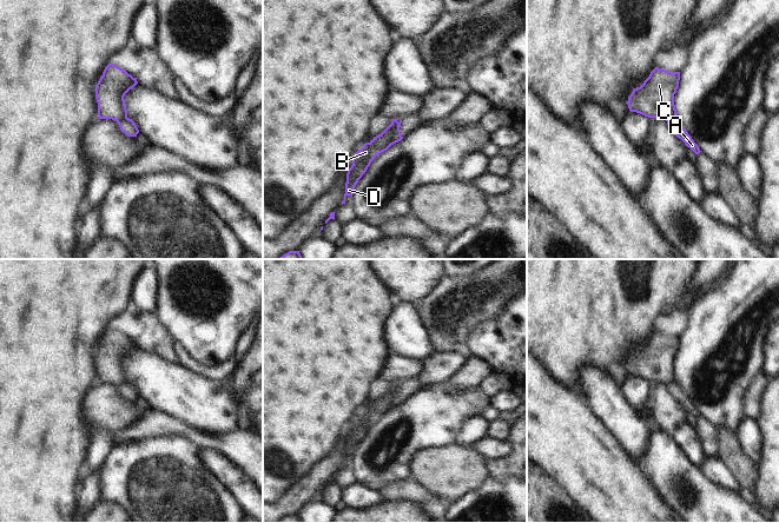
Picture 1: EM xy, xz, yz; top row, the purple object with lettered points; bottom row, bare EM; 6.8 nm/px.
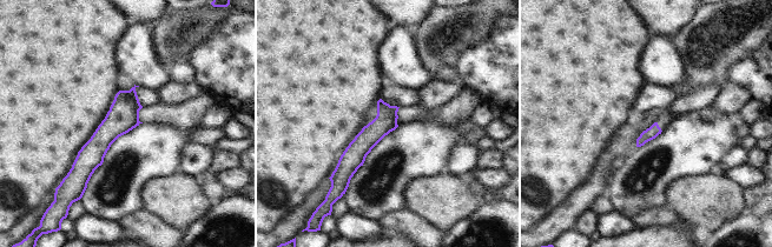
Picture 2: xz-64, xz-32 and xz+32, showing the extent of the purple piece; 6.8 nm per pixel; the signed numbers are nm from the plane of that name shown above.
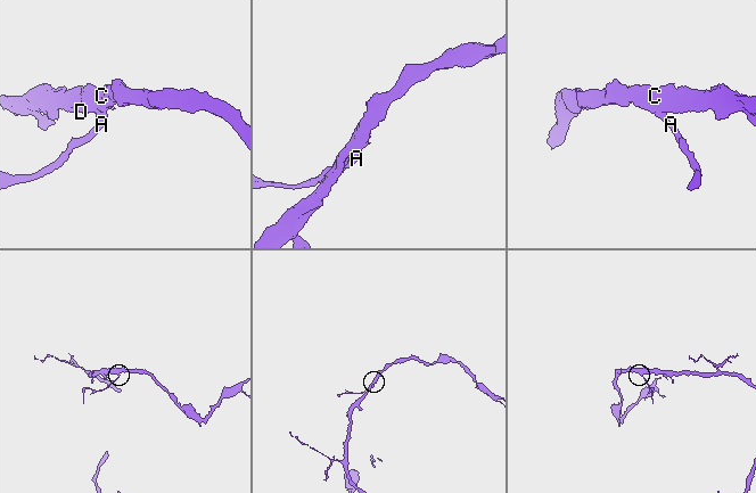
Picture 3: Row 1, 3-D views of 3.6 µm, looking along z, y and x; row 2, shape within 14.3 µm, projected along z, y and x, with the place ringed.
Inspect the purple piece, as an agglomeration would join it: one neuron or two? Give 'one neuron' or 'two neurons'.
two neurons

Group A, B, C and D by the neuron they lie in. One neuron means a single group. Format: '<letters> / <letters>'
A / B C D

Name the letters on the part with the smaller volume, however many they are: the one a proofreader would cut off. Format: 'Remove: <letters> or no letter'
Remove: A.

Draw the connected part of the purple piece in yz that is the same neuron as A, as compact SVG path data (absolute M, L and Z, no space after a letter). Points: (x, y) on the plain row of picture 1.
M673 382L667 385L671 395L681 403L687 411L689 411L695 418L699 418L701 415L699 410L694 406L692 400L688 398L688 396L685 393L685 391L681 389L678 382Z

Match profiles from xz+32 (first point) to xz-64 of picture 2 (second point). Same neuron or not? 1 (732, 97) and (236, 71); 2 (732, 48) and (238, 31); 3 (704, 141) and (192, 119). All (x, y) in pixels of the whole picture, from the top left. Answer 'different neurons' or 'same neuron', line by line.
1: different neurons
2: different neurons
3: different neurons

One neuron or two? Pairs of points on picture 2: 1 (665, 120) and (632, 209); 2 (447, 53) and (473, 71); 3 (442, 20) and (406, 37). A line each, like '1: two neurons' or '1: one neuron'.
1: two neurons
2: two neurons
3: two neurons

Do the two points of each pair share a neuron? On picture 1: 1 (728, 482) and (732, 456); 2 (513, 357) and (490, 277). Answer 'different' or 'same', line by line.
1: different
2: different

